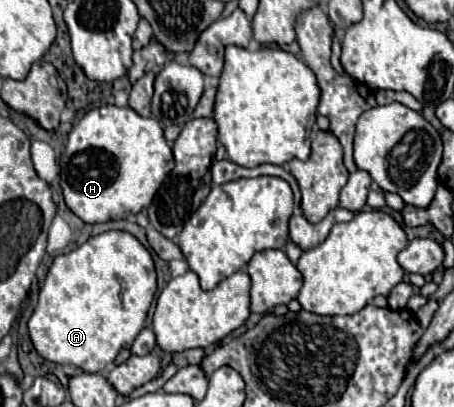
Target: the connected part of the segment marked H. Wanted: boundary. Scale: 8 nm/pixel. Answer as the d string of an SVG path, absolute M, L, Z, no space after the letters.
M104 105L88 111L70 131L68 145L60 159L60 187L68 209L86 223L104 223L124 219L146 209L168 173L174 169L172 149L164 139L164 131L156 119L140 117L130 107Z

